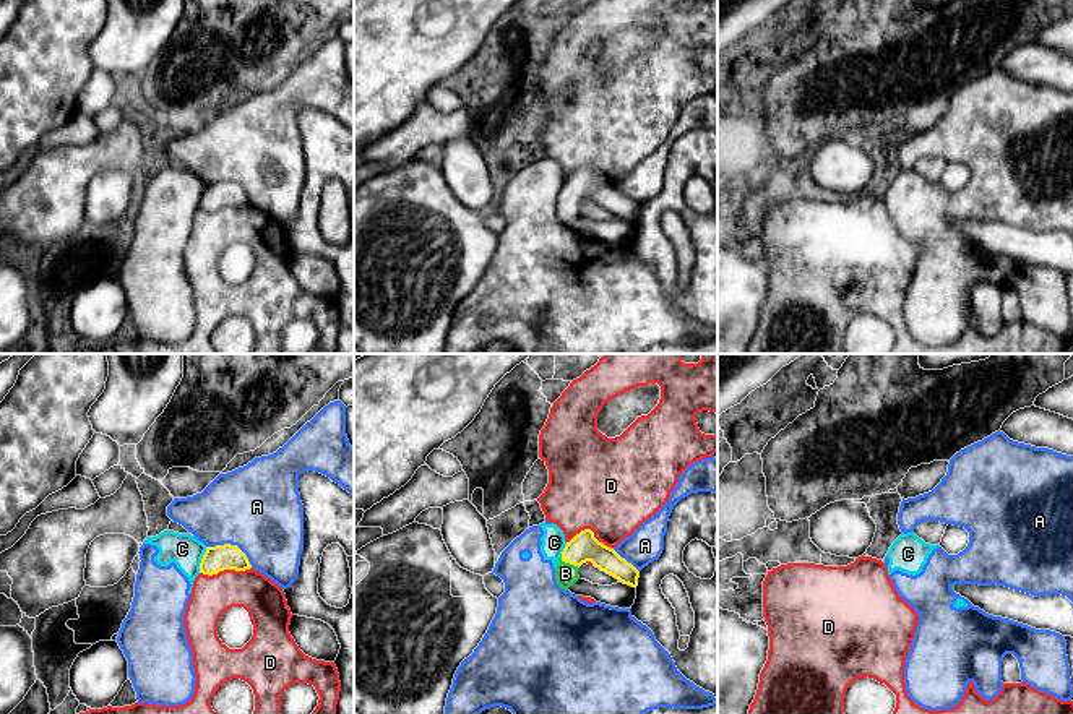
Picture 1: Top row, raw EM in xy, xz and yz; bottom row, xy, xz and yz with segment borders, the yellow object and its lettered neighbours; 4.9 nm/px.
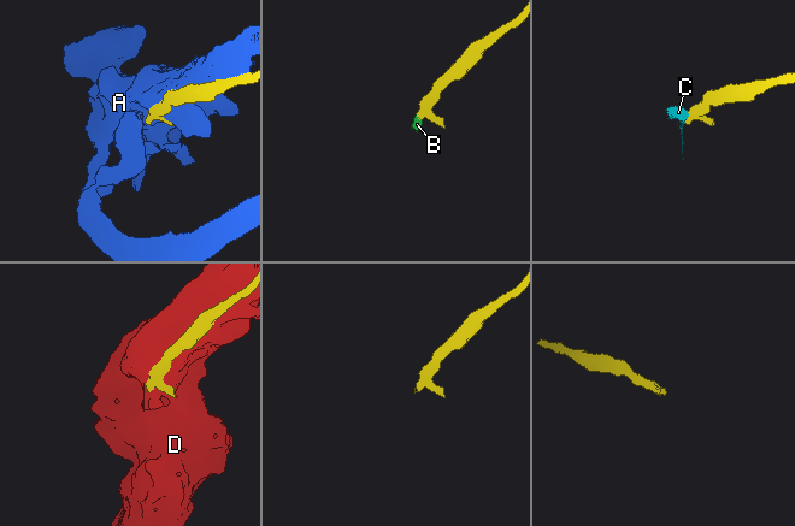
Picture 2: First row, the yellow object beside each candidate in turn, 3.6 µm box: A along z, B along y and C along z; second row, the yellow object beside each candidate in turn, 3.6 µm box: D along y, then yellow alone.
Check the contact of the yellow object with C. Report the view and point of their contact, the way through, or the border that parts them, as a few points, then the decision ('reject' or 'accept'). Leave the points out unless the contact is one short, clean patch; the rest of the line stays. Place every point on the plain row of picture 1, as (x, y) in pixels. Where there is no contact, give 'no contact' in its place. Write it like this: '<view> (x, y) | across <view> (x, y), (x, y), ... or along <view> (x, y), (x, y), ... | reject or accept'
xy (202, 197) | along xy (206, 184), (198, 208) | reject

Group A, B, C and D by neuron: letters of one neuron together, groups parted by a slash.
A C / B / D

